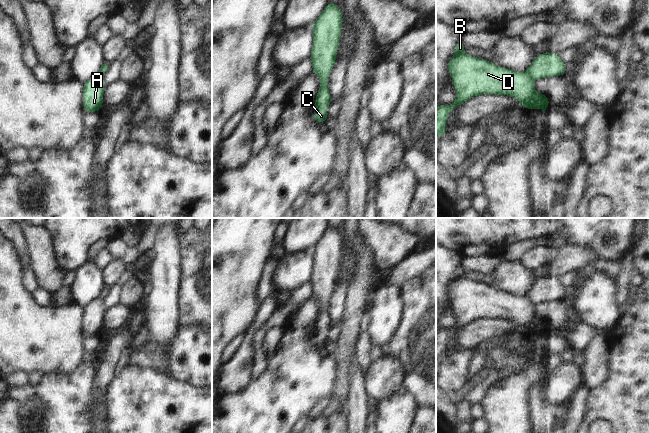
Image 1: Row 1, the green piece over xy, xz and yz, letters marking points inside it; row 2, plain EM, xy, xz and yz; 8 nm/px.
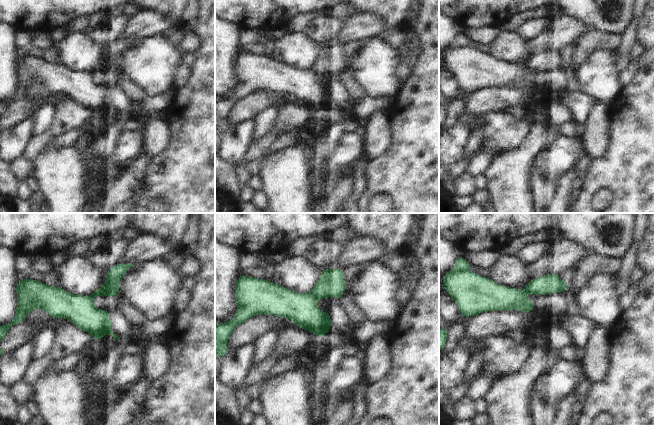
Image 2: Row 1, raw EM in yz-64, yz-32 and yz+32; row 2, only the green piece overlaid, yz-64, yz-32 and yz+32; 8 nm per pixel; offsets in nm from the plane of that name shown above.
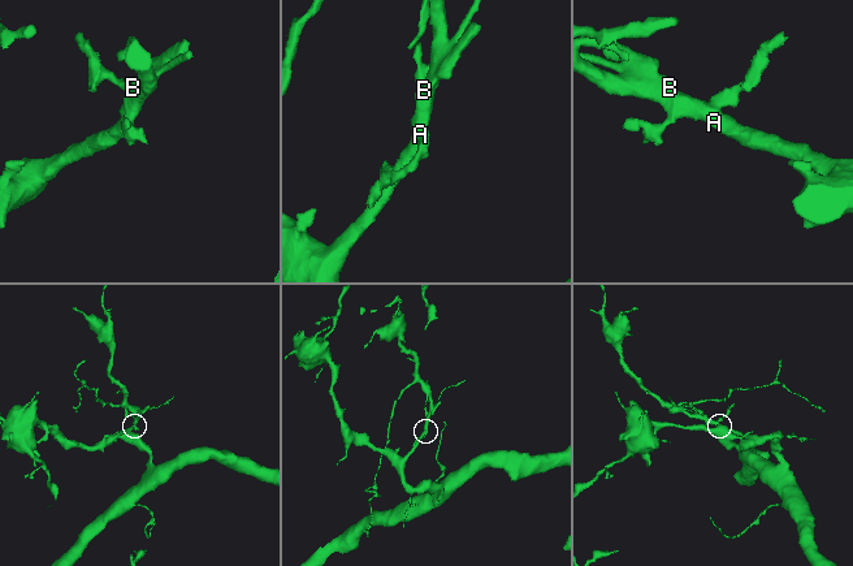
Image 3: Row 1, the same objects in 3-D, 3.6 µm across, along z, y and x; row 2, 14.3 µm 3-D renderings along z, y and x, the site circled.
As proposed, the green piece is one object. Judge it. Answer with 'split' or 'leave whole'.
split

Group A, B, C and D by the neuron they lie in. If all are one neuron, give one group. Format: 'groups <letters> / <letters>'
groups A B D / C

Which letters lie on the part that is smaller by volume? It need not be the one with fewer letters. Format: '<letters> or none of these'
C

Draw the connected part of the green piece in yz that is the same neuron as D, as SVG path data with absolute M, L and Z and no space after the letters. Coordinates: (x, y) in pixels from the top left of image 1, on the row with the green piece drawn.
M459 40L447 64L452 85L456 88L456 98L450 105L436 106L436 135L439 138L447 133L445 128L449 113L477 95L514 97L523 108L541 108L545 113L549 107L549 97L535 90L534 80L528 73L499 67L492 61L465 53L464 49L463 42Z

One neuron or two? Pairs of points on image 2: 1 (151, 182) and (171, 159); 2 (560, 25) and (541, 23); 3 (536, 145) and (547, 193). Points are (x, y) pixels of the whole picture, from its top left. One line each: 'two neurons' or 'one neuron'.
1: one neuron
2: two neurons
3: two neurons

